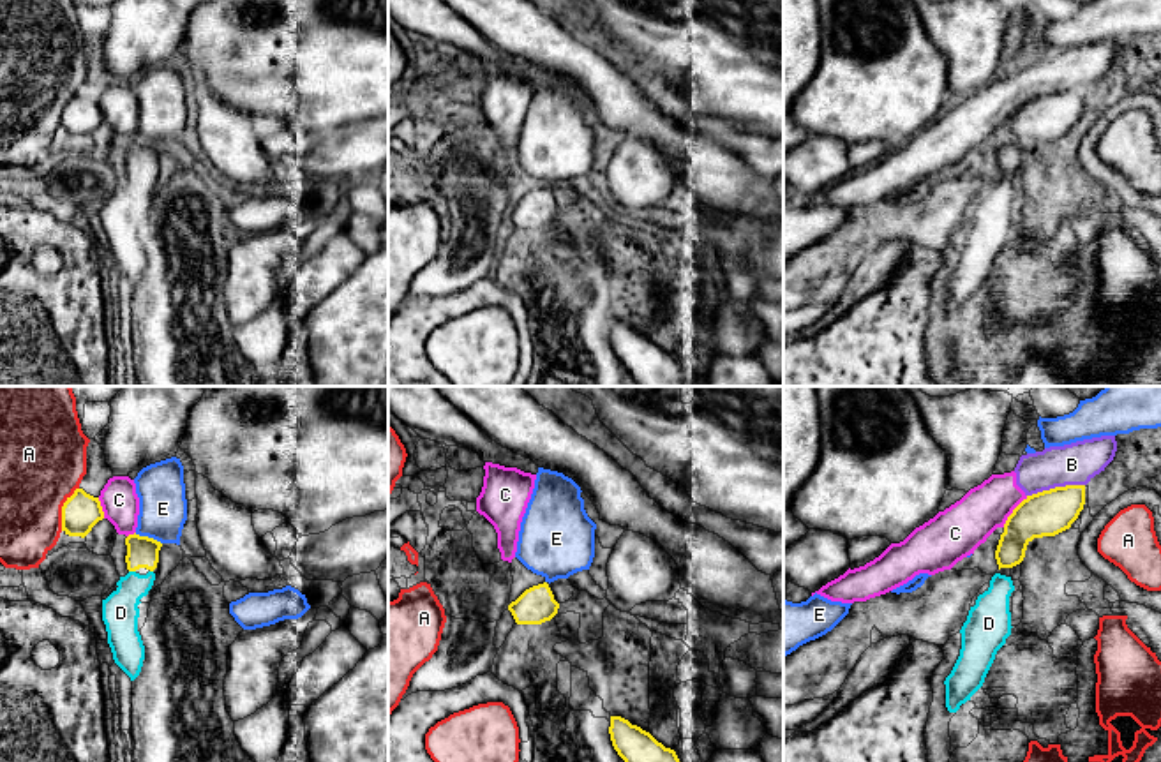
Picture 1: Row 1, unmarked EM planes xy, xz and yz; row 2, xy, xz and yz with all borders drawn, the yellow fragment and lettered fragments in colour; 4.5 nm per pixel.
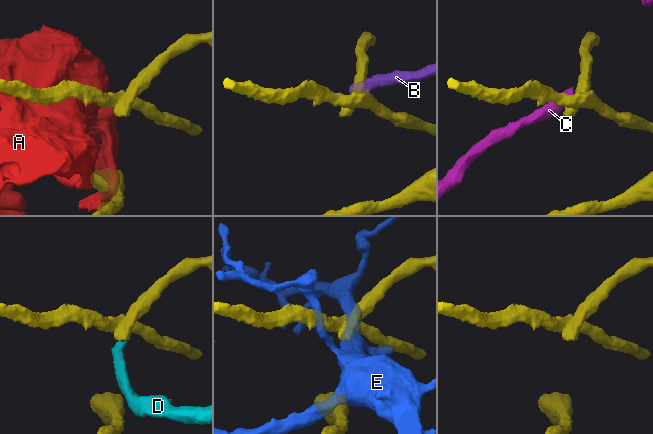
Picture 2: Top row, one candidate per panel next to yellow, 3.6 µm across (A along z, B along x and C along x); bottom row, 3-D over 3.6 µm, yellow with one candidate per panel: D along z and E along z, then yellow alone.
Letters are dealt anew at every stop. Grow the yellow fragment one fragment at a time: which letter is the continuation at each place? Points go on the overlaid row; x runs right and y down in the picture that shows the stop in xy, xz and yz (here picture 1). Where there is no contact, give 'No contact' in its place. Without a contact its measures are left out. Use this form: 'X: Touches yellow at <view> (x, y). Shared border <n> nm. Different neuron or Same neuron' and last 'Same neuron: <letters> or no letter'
A: Touches yellow at xy (62, 508). Shared border 220 nm. Different neuron
B: Touches yellow at yz (1056, 487). Shared border 280 nm. Different neuron
C: Touches yellow at yz (1013, 512). Shared border 180 nm. Different neuron
D: Touches yellow at xy (133, 570). Shared border 30 nm. Same neuron
E: Touches yellow at xy (147, 537). Shared border 140 nm. Different neuron
Same neuron: D

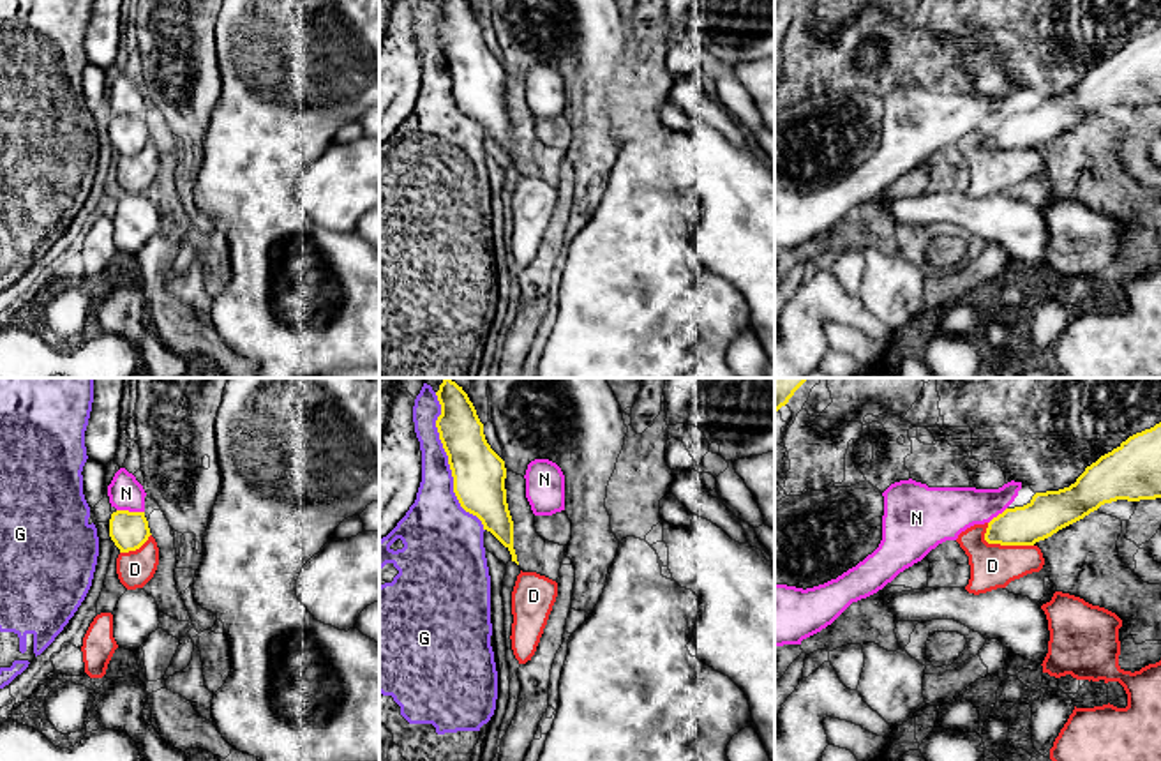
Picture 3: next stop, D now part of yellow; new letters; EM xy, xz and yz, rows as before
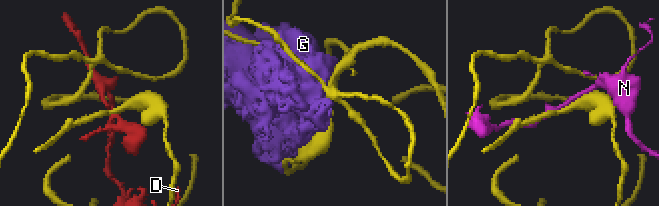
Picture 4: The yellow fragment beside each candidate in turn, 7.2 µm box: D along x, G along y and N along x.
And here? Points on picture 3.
D: Touches yellow at yz (1001, 544). Shared border 240 nm. Different neuron
G: Touches yellow at xz (449, 463). Shared border 650 nm. Different neuron
N: Touches yellow at xy (131, 512). Shared border 130 nm. Different neuron
Same neuron: no letter

